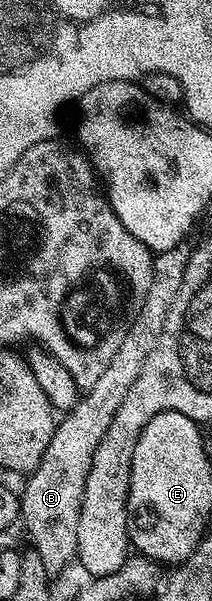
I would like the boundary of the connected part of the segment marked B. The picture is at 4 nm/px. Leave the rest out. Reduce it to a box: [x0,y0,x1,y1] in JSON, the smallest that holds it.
[19,242,193,577]

